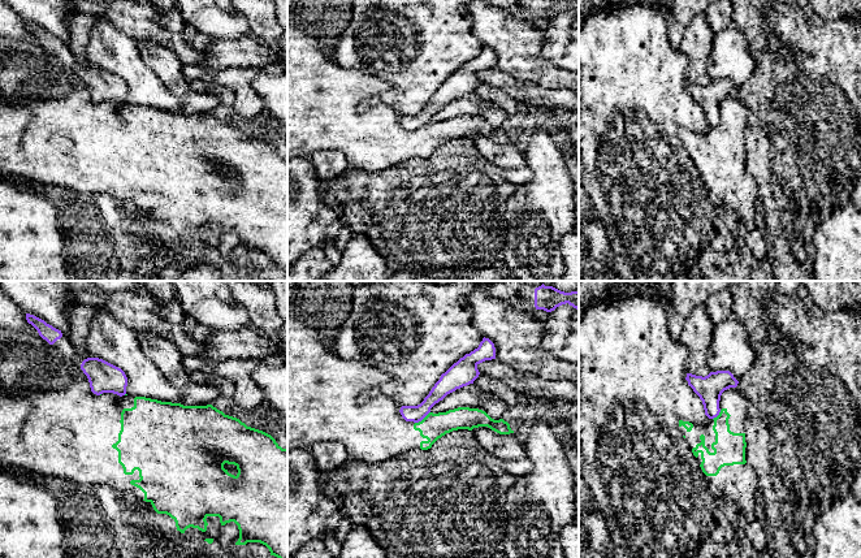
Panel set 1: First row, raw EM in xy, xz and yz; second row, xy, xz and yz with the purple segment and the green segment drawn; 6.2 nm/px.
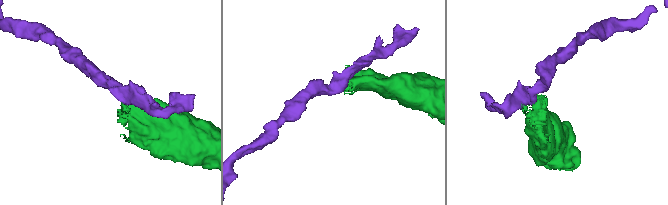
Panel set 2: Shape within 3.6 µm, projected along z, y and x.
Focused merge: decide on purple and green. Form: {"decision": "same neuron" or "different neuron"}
{"decision": "different neuron"}

